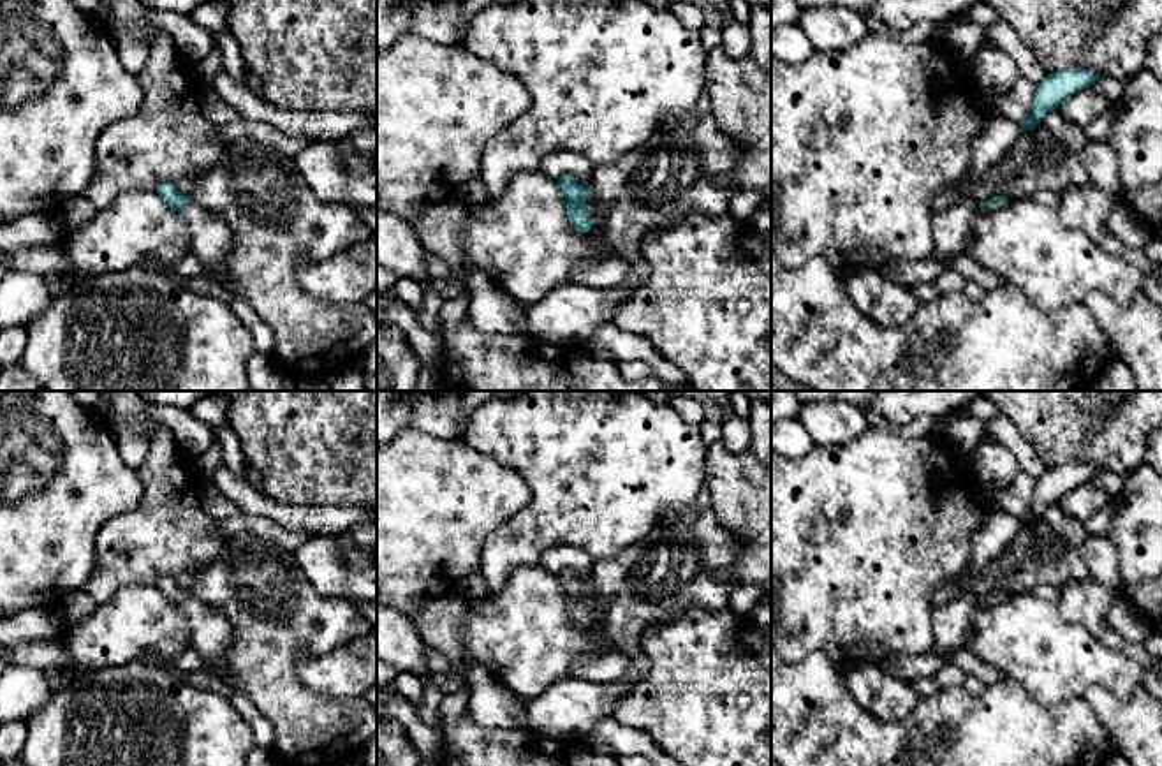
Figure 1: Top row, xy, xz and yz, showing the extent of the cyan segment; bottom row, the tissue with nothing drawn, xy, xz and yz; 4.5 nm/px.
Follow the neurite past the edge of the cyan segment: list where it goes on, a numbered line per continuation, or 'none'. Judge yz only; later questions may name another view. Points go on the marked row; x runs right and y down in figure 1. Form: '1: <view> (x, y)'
1: yz (951, 229)

